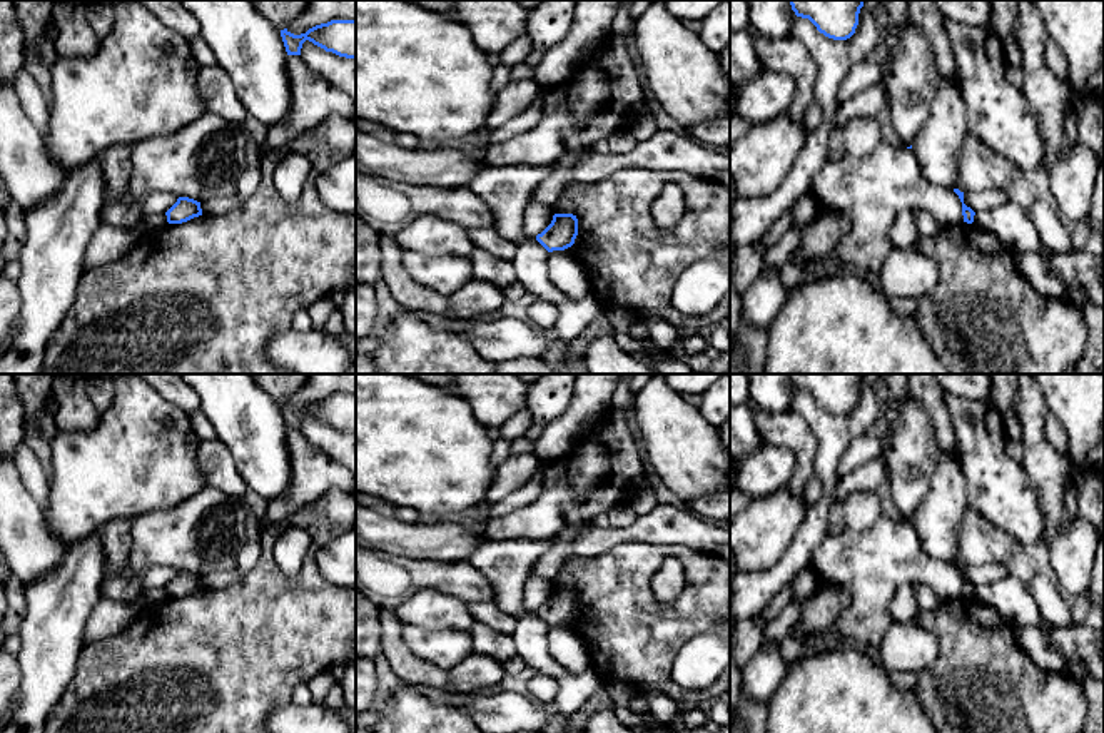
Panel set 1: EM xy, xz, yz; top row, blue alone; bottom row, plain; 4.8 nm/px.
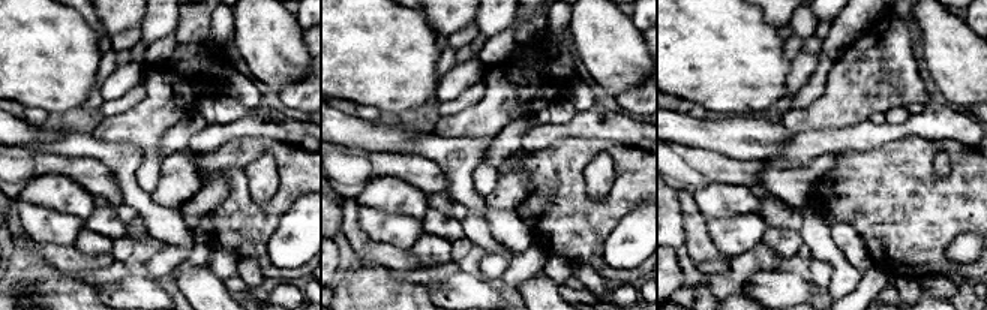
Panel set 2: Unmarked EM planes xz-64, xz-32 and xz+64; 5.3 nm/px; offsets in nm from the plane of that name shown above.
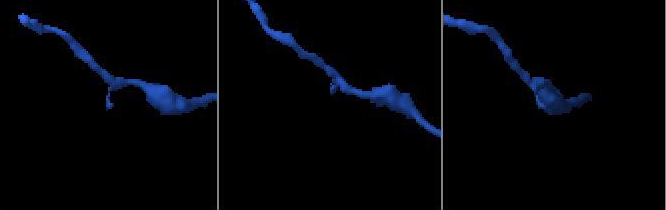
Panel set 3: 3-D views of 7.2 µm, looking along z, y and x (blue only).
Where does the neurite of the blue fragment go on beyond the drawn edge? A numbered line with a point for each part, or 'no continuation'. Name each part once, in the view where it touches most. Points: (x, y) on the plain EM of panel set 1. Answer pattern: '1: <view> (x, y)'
no continuation

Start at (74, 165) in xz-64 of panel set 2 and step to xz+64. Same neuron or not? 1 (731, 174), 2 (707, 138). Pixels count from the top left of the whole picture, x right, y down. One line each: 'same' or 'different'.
1: same
2: different

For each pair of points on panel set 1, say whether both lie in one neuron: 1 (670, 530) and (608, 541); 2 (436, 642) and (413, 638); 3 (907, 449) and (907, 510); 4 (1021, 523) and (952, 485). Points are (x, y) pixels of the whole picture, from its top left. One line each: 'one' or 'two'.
1: one
2: one
3: one
4: two

